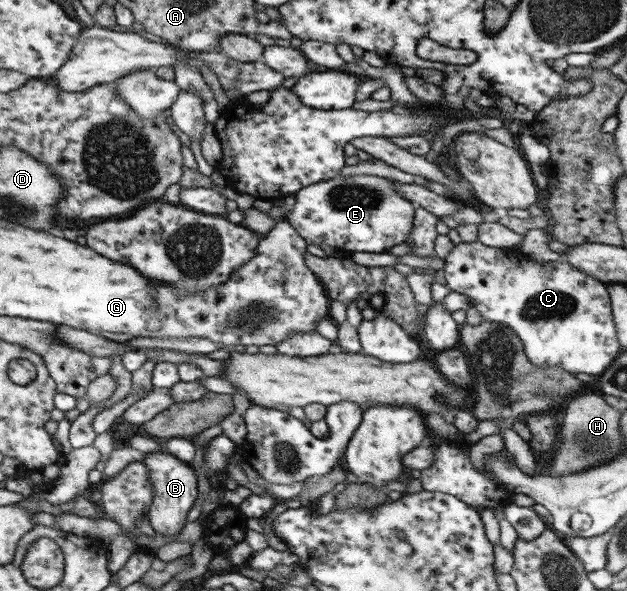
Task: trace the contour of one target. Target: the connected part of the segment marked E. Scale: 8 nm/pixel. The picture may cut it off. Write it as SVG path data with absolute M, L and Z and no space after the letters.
M339 172L331 179L304 186L293 194L295 202L285 220L296 230L306 244L316 247L329 246L353 252L387 252L391 247L407 240L412 227L415 209L392 187L392 182L383 177L353 175L341 177Z

